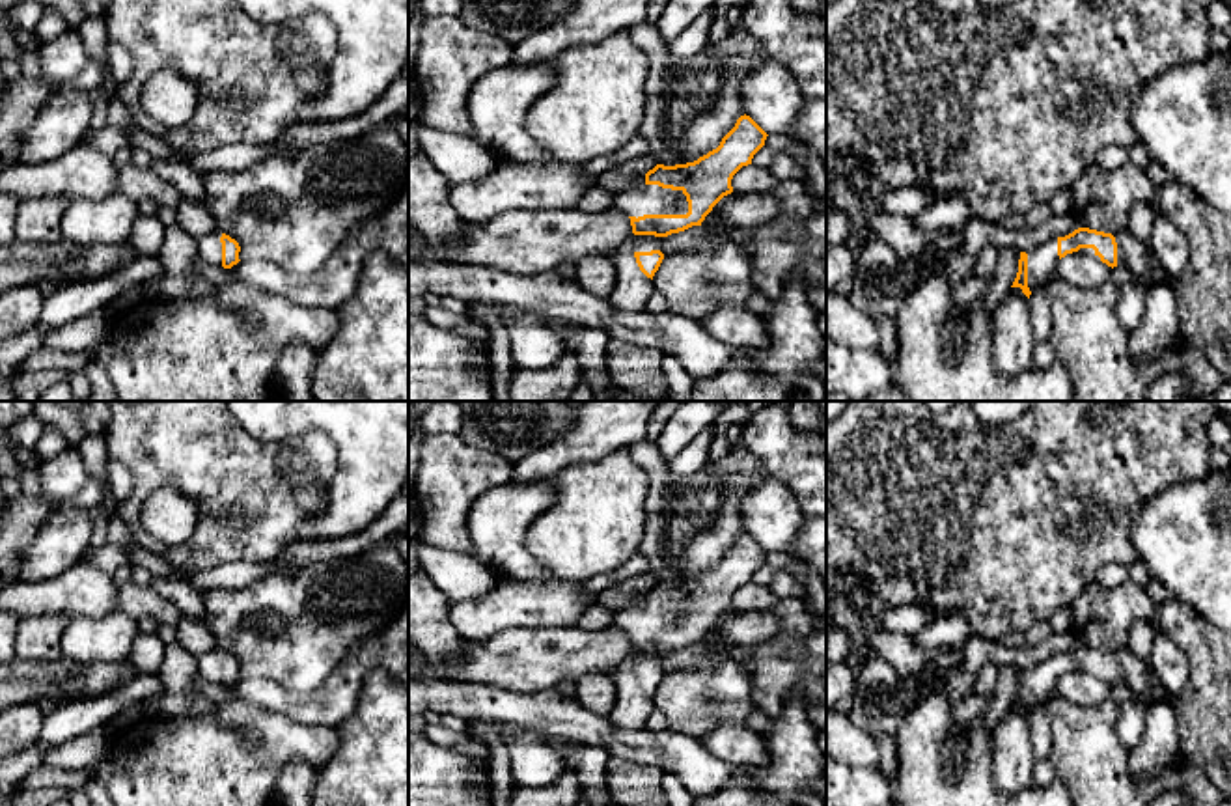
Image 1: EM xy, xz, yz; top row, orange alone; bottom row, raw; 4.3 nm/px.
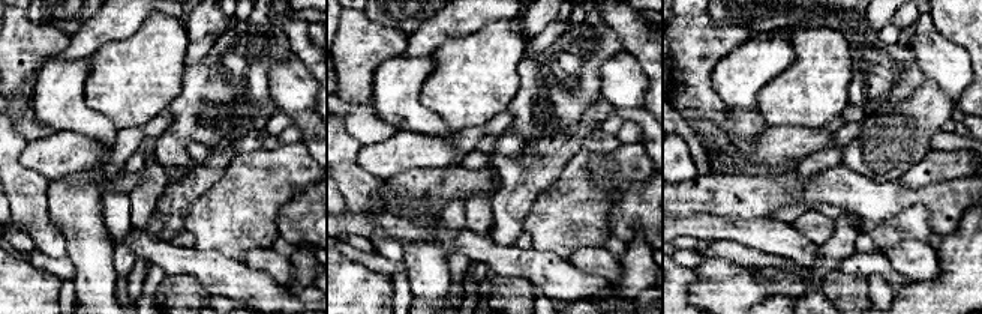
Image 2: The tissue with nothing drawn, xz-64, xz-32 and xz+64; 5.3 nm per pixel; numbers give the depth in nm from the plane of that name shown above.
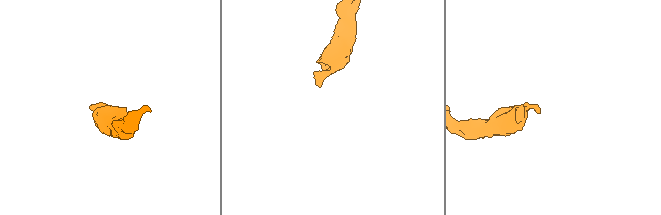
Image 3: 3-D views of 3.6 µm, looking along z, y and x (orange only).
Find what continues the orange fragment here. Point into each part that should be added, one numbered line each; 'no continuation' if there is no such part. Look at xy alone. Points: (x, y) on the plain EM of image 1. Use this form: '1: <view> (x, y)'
1: xy (209, 667)

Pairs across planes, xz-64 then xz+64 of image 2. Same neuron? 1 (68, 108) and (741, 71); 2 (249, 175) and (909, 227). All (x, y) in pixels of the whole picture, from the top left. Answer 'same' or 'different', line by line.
1: same
2: same

